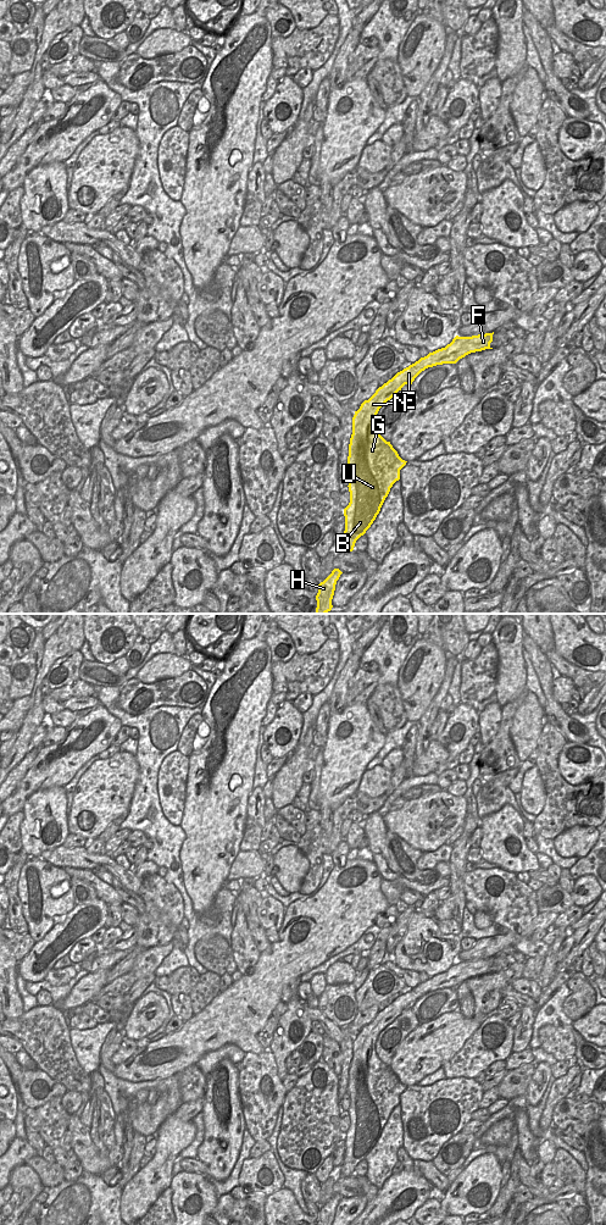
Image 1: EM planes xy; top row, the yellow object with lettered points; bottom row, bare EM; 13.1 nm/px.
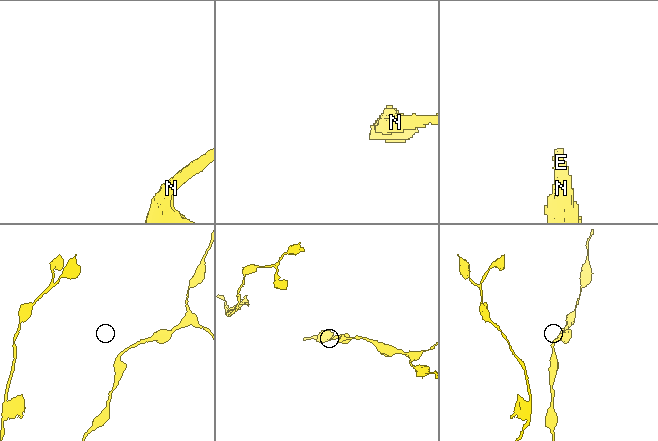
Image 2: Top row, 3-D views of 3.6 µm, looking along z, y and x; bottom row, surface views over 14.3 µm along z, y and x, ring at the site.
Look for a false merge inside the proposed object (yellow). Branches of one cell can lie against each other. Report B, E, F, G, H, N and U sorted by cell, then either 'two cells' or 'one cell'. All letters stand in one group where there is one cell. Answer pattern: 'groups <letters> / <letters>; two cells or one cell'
groups B E F G H N U; one cell

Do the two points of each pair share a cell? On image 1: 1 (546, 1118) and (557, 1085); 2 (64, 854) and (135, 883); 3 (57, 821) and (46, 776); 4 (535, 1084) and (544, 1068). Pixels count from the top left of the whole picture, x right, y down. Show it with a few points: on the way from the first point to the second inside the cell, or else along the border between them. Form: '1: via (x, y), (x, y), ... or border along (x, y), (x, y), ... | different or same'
1: via (549, 1109), (556, 1093) | same
2: via (82, 857), (93, 860), (105, 860), (117, 871) | same
3: border along (62, 785), (37, 790), (24, 804) | different
4: via (539, 1080), (543, 1071) | same

